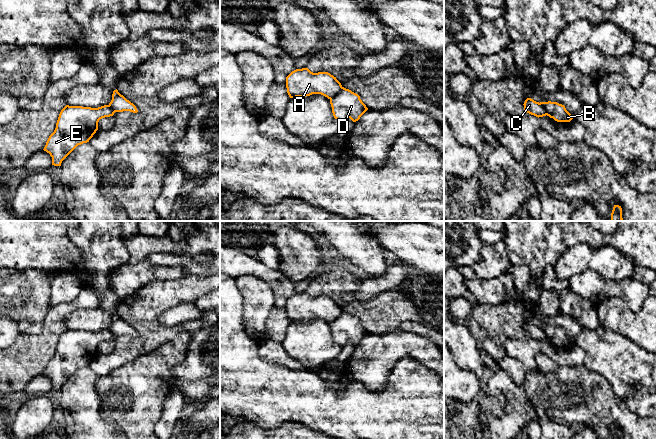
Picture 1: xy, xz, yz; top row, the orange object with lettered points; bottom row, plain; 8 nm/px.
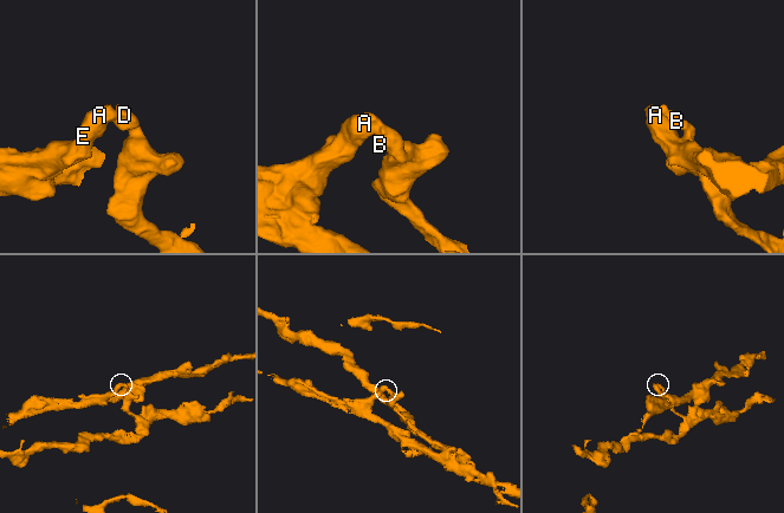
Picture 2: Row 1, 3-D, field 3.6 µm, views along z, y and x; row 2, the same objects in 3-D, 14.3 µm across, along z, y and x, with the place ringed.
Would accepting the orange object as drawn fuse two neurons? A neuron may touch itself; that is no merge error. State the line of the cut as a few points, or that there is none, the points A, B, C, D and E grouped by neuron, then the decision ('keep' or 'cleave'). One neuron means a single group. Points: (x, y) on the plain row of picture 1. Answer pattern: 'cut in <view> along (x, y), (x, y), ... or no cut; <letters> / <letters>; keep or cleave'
cut in xz along (342, 311), (330, 323); A C E / B D; cleave

